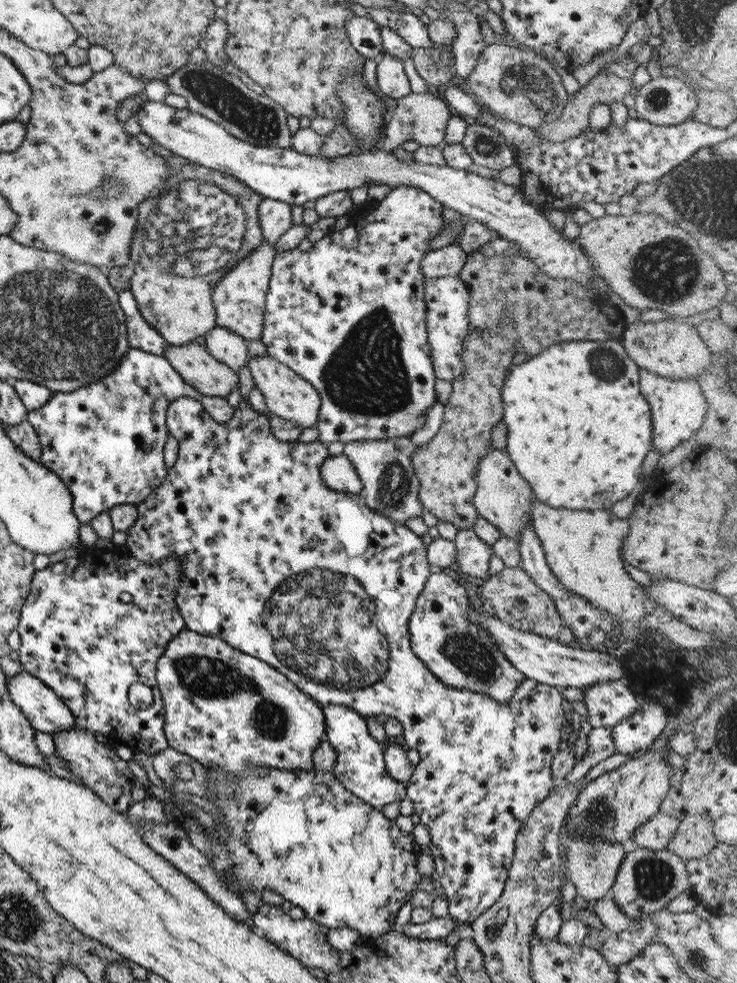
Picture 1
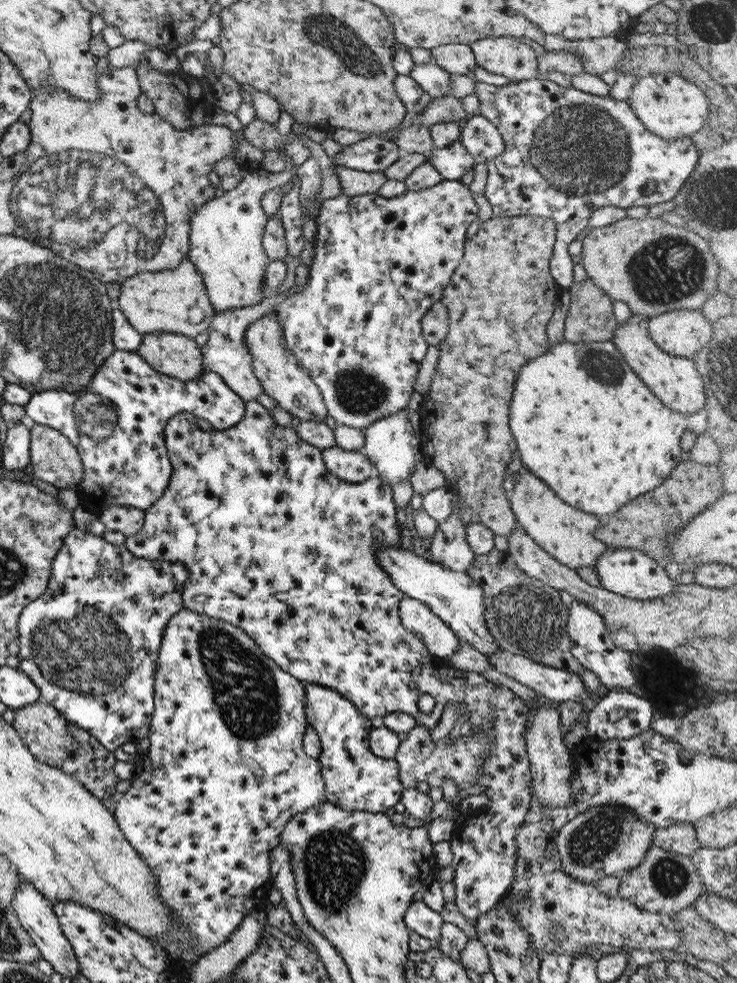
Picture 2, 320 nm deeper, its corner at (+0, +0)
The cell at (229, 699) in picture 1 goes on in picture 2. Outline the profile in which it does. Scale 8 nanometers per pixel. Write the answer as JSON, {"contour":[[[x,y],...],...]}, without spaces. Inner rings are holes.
{"contour":[[[183,608],[172,617],[163,630],[156,658],[152,695],[154,709],[146,734],[149,746],[143,755],[143,770],[135,774],[135,779],[131,779],[130,787],[118,799],[113,815],[127,843],[137,851],[156,878],[158,896],[174,912],[176,922],[184,926],[186,932],[182,936],[188,942],[192,942],[192,946],[196,946],[177,946],[173,941],[167,941],[166,950],[170,955],[179,956],[193,964],[201,955],[223,944],[230,934],[237,930],[242,918],[254,908],[264,905],[267,889],[271,886],[268,852],[278,845],[277,837],[281,835],[283,826],[291,817],[325,802],[326,796],[318,759],[311,758],[302,749],[304,728],[308,725],[303,713],[303,684],[267,658],[253,640],[237,626]]]}

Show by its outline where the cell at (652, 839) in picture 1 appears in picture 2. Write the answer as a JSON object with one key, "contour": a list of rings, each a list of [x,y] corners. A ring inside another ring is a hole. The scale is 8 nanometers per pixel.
{"contour":[[[676,823],[667,828],[655,829],[652,844],[666,852],[689,858],[700,848],[695,839],[695,830],[690,823]]]}

